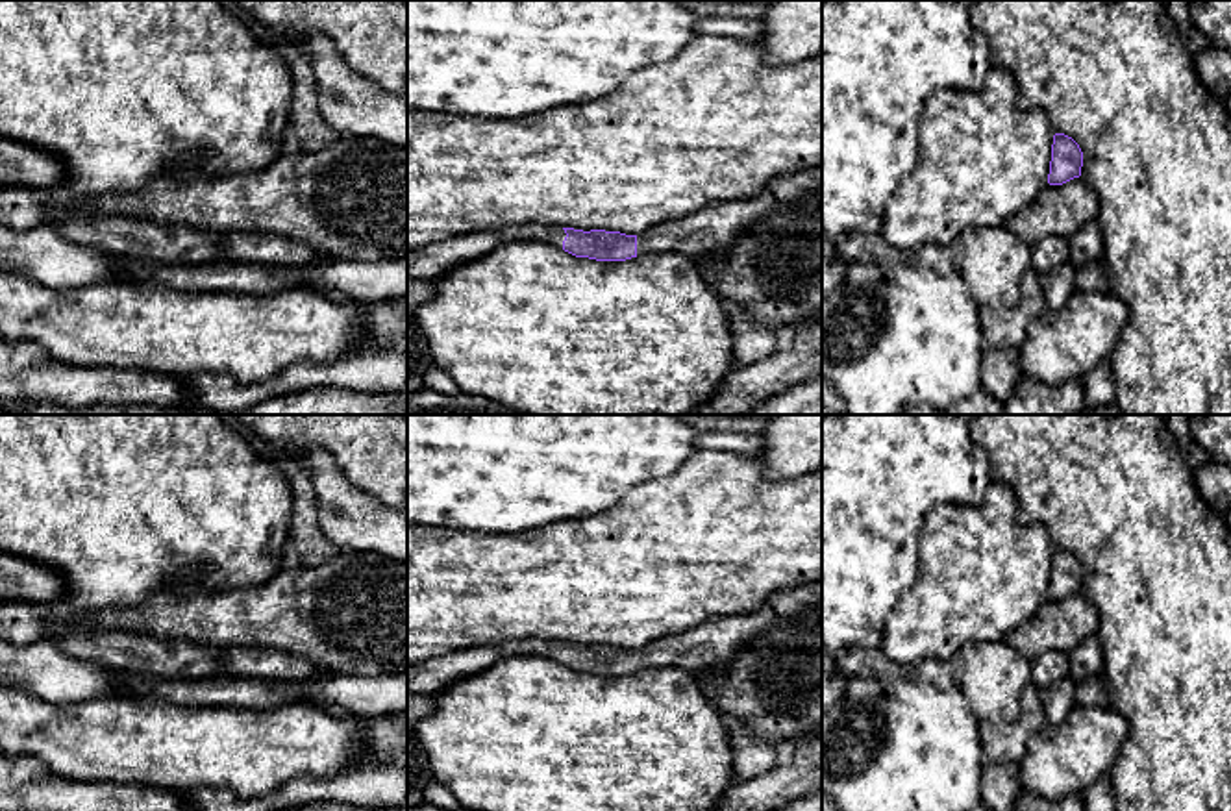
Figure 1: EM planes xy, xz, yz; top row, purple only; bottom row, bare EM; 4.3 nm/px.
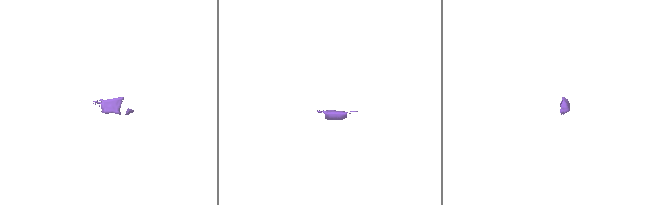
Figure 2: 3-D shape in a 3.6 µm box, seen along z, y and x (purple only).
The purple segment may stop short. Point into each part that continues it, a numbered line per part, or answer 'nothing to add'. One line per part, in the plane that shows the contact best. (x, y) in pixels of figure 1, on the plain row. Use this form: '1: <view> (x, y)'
1: xz (719, 641)
2: xz (432, 676)

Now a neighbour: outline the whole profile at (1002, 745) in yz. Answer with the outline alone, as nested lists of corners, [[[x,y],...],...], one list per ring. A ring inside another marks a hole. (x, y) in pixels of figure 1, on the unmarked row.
[[[1033,683],[1024,687],[1022,715],[1014,724],[1007,728],[996,728],[989,720],[981,724],[979,733],[987,759],[1007,763],[1024,757],[1027,741],[1046,724],[1038,692],[1040,689]]]

